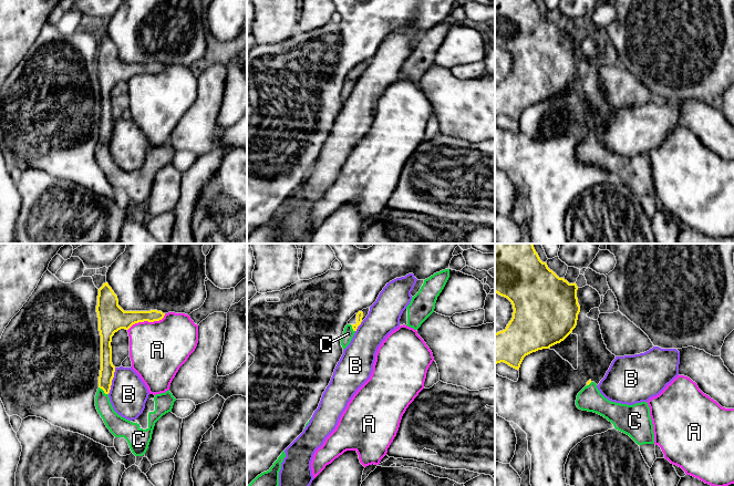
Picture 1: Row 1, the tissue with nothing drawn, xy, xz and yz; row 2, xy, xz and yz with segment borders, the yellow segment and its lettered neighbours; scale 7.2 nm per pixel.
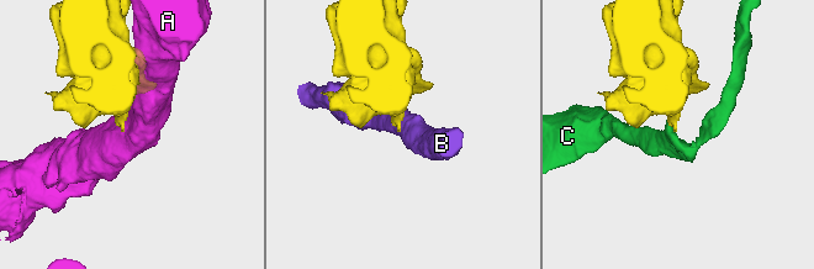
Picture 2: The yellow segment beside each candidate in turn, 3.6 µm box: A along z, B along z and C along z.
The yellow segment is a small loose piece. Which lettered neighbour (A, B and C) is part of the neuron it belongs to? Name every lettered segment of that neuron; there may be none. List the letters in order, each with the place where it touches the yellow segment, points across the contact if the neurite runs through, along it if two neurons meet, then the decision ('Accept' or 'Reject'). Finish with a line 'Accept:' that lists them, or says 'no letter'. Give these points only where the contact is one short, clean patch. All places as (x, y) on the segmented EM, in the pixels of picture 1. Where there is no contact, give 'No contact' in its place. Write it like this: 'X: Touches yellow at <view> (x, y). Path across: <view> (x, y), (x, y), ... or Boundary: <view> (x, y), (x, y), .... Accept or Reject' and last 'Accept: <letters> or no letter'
A: Touches yellow at xy (146, 320). Reject
B: Touches yellow at xy (111, 381). Boundary: xy (115, 368), (111, 389), (107, 393). Reject
C: Touches yellow at xy (103, 390). Path across: xy (106, 373), (103, 390), (103, 406), (114, 422). Accept
Accept: C

